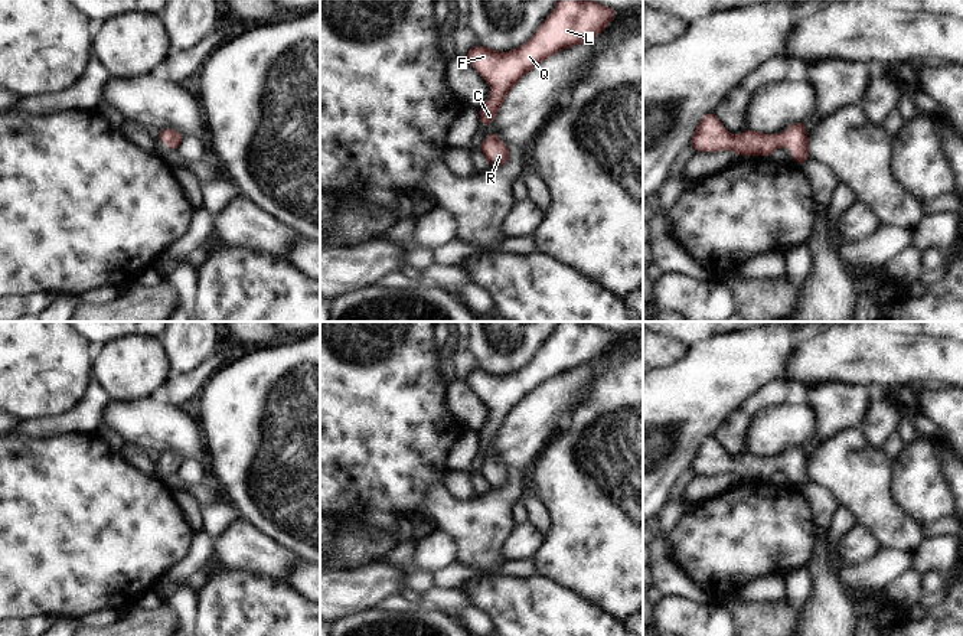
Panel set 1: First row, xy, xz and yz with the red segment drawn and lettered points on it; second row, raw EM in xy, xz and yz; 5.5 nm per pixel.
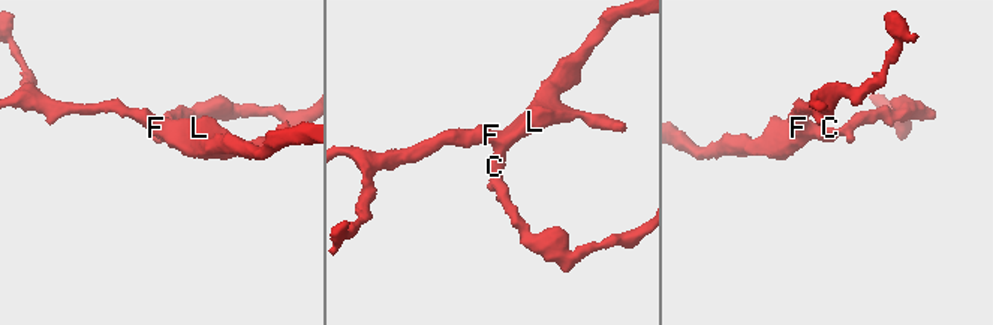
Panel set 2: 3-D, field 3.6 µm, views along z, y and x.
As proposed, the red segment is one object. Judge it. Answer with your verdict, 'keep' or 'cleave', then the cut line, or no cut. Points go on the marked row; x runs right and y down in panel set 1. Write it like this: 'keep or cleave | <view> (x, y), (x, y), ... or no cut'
keep | no cut

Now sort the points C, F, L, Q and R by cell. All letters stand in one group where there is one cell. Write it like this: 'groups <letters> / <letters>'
groups C F L Q R

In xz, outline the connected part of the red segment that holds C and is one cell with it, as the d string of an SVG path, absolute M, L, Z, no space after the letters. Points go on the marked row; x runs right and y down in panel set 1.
M559 0L554 13L546 19L546 22L538 29L535 36L522 48L500 53L482 45L474 46L463 58L469 59L477 72L492 87L490 100L479 110L480 125L490 124L496 118L496 112L505 101L513 85L526 75L532 68L539 65L546 58L555 55L564 48L571 48L580 45L597 33L603 33L610 20L617 14L617 10L608 9L591 0Z

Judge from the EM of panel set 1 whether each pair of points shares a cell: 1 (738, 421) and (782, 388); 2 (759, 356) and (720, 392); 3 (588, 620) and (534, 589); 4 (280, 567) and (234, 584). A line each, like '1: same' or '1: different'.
1: same
2: same
3: same
4: different

